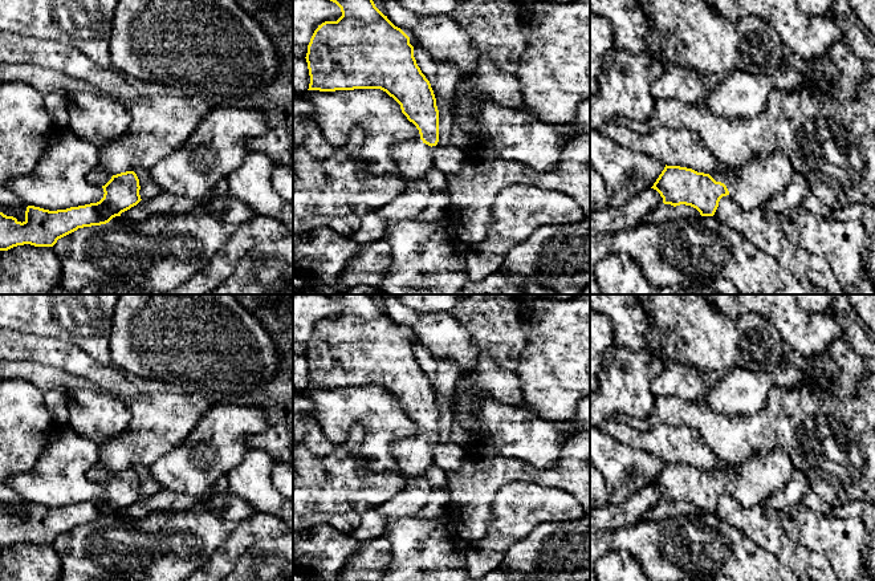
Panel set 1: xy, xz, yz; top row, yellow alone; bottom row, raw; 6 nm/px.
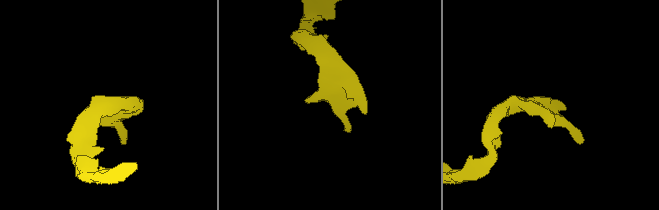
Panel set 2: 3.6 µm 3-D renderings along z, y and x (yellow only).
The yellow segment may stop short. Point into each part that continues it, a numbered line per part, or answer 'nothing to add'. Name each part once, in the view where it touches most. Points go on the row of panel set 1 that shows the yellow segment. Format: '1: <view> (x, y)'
1: yz (751, 185)

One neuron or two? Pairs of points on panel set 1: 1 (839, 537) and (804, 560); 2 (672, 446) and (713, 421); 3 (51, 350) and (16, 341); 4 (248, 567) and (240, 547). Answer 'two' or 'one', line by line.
1: two
2: two
3: one
4: two

